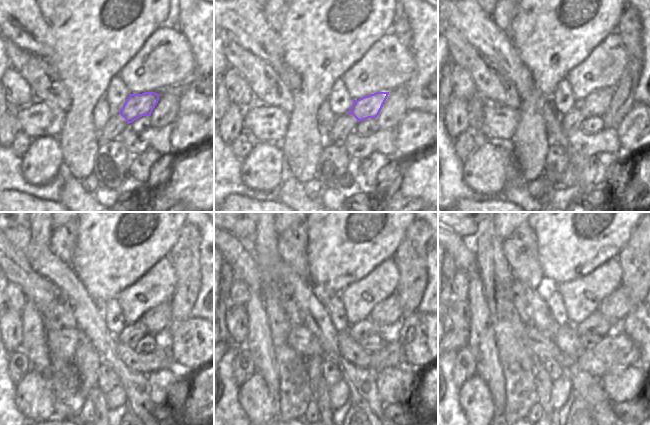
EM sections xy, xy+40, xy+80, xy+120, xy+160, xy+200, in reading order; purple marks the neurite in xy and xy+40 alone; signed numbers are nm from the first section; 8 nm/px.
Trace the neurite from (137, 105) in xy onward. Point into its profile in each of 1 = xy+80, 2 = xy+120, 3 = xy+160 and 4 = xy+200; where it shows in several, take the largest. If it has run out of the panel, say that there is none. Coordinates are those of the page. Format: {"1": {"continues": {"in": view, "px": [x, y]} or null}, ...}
{"1": {"continues": {"in": "xy+80", "px": [596, 104]}}, "2": {"continues": {"in": "xy+120", "px": [156, 320]}}, "3": {"continues": {"in": "xy+160", "px": [387, 314]}}, "4": {"continues": {"in": "xy+200", "px": [618, 304]}}}

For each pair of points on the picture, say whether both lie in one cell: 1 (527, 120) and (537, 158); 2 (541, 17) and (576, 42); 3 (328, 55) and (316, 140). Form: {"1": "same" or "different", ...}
{"1": "same", "2": "same", "3": "same"}

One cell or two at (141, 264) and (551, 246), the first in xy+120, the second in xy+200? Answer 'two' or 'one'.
one

